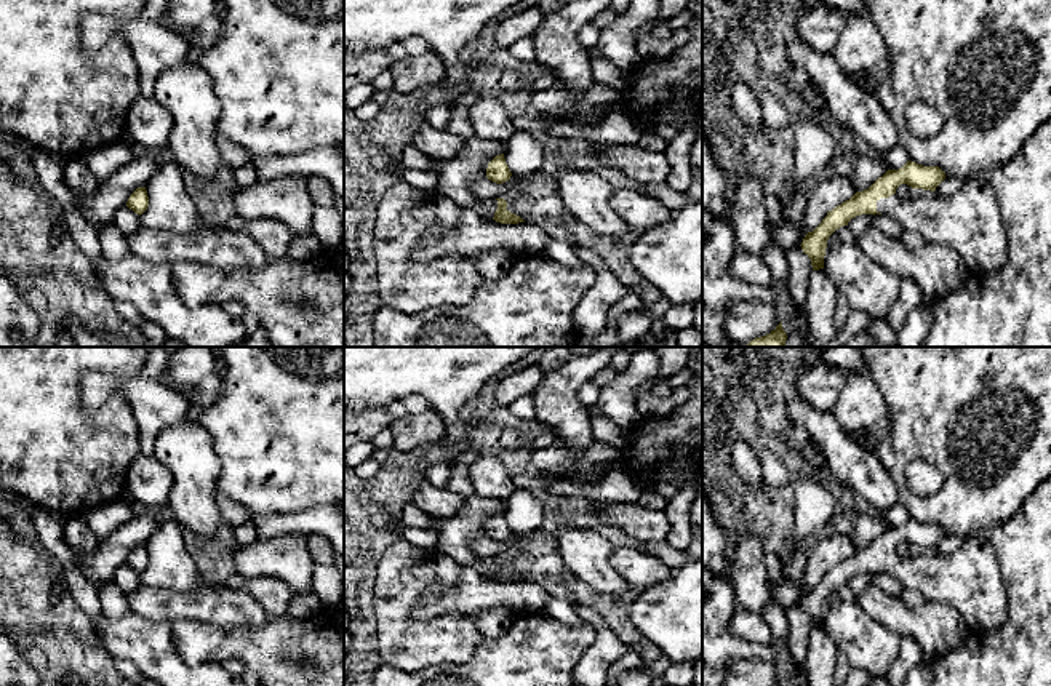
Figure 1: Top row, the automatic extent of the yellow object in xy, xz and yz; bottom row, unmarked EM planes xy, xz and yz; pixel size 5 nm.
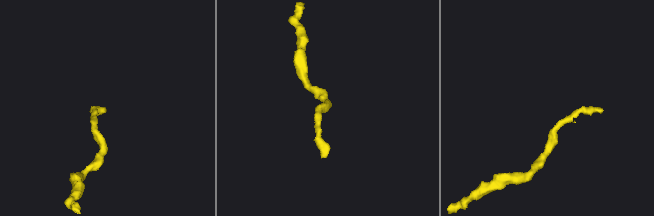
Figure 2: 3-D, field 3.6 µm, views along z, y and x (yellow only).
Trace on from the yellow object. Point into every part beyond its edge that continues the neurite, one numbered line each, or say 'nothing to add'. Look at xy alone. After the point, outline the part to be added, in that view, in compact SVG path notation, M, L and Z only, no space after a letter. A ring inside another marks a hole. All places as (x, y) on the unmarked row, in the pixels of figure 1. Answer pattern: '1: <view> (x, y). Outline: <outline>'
nothing to add

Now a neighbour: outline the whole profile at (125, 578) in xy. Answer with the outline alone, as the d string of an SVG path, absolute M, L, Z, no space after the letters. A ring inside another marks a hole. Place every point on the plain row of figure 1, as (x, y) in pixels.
M126 563L118 566L114 574L114 582L125 592L126 595L141 587L139 572L130 568Z

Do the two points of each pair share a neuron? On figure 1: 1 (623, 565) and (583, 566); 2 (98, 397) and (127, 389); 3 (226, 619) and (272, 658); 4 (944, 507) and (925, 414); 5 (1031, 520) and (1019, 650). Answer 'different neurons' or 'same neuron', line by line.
1: different neurons
2: same neuron
3: different neurons
4: same neuron
5: same neuron

